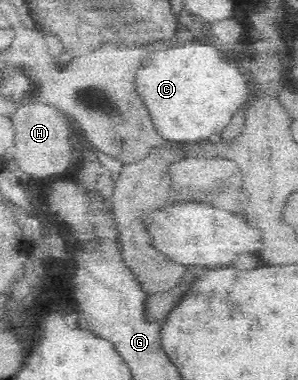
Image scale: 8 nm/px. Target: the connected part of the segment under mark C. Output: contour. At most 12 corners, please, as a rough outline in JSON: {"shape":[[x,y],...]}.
{"shape":[[215,46],[149,54],[135,90],[171,142],[219,134],[251,89]]}

